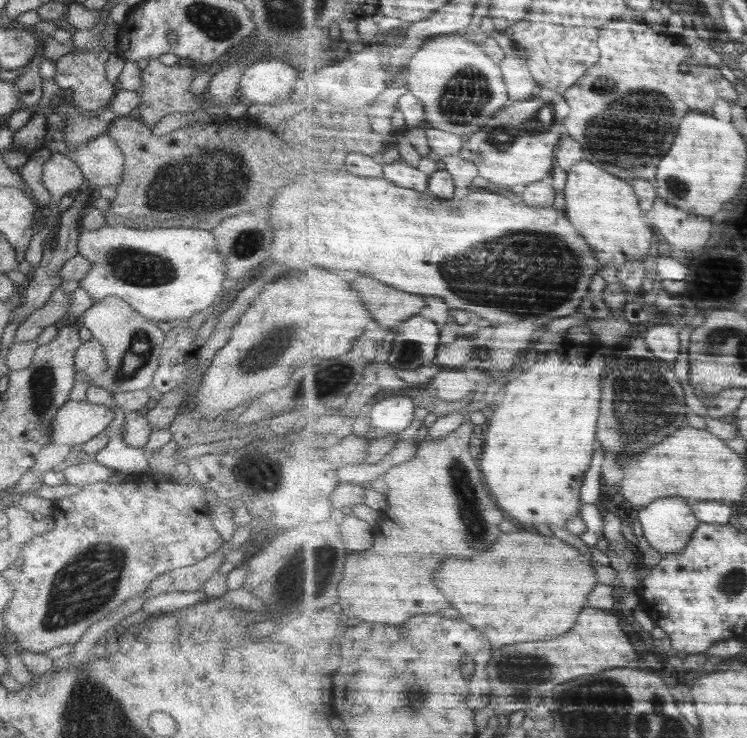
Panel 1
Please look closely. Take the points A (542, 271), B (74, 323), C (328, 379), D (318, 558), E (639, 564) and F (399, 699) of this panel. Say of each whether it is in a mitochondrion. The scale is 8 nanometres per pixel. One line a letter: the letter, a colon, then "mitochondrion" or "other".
A: mitochondrion
B: other
C: mitochondrion
D: mitochondrion
E: other
F: mitochondrion

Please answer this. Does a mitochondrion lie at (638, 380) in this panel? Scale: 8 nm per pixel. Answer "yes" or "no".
yes

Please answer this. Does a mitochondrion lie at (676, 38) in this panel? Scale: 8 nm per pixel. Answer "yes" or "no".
no

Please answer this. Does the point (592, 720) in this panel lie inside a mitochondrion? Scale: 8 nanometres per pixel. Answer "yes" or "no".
yes

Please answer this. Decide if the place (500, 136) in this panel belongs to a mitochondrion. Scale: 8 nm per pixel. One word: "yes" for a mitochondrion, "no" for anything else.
yes

